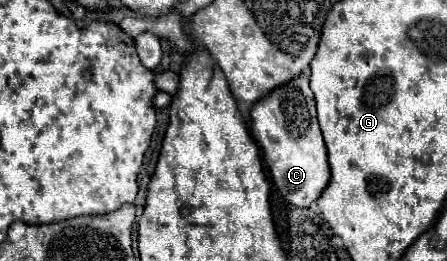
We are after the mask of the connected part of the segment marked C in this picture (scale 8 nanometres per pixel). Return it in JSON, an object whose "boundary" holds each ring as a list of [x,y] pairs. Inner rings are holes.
{"boundary":[[[296,76],[296,80],[274,88],[268,96],[262,96],[250,110],[252,138],[262,150],[262,158],[272,174],[272,180],[286,202],[294,206],[310,206],[326,188],[330,170],[326,160],[326,146],[316,120],[316,102],[308,86],[308,76]]]}

